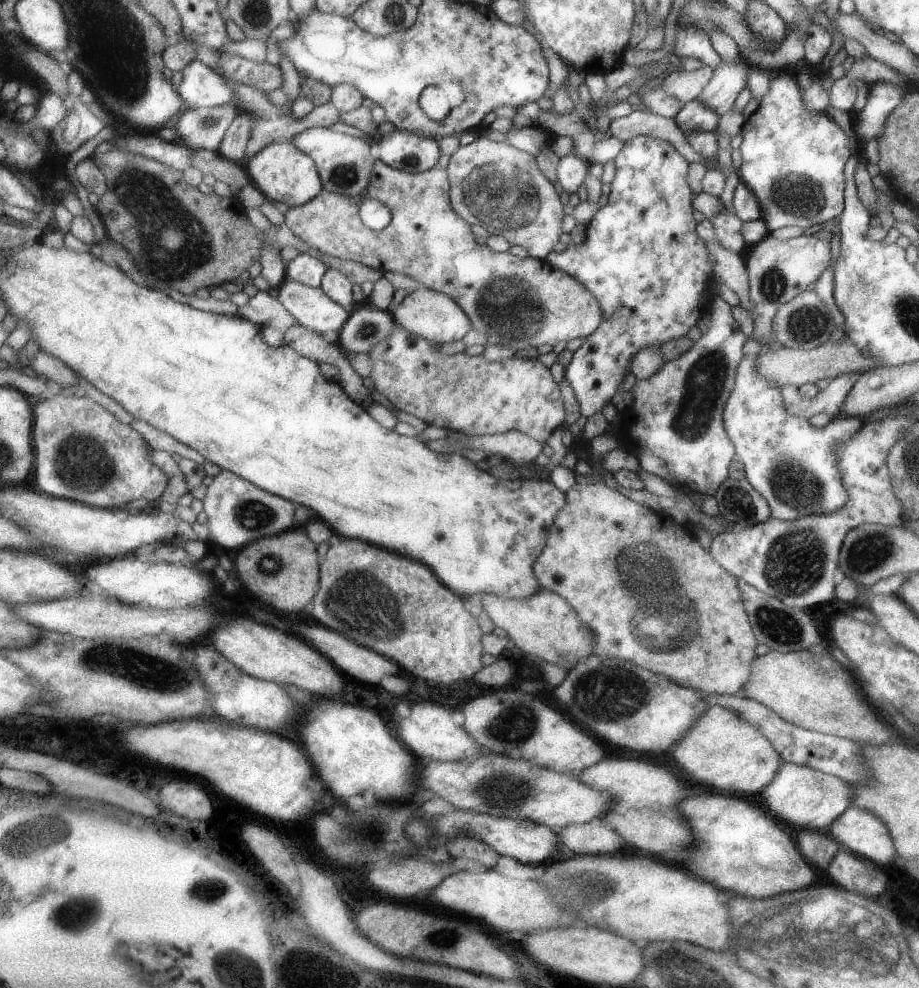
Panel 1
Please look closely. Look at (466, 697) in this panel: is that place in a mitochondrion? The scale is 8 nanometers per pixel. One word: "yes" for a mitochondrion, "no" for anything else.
no

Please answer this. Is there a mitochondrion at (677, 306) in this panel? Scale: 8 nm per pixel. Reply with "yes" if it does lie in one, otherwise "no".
no

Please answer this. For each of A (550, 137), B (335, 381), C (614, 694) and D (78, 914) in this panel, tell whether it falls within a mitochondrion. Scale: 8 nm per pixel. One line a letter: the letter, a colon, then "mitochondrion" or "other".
A: other
B: other
C: mitochondrion
D: mitochondrion

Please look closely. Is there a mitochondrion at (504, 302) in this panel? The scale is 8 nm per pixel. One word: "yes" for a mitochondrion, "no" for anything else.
yes

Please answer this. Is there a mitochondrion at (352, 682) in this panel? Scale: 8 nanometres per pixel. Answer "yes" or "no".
no

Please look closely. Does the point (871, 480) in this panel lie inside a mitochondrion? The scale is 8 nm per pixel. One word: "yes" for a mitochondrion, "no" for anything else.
no

